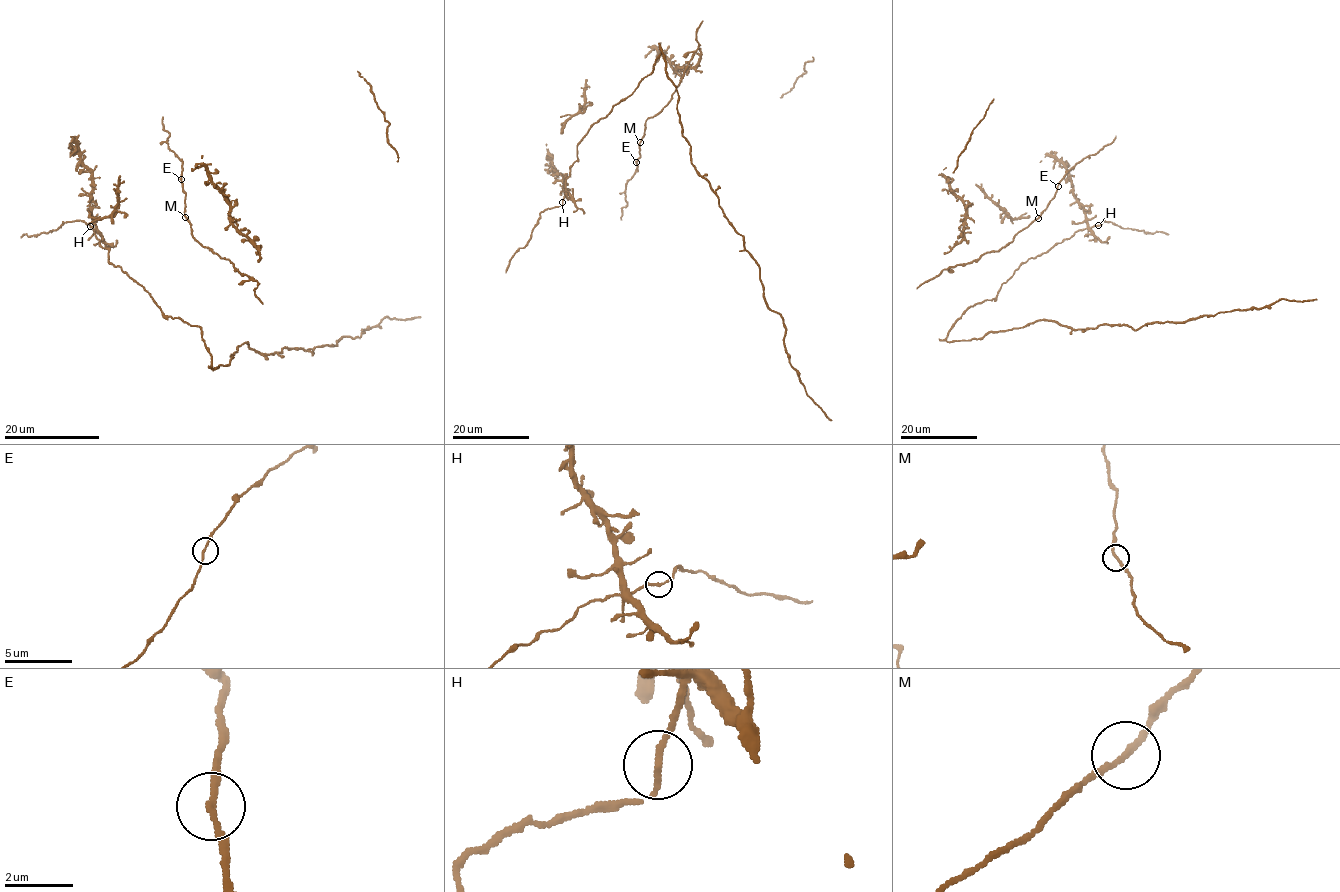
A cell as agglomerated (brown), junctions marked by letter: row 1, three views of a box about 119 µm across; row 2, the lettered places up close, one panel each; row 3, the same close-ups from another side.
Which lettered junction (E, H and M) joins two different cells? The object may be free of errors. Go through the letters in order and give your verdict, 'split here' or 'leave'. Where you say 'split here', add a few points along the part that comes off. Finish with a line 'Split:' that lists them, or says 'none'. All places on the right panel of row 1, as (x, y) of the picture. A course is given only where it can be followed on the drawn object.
E: leave
H: leave
M: leave
Split: none

